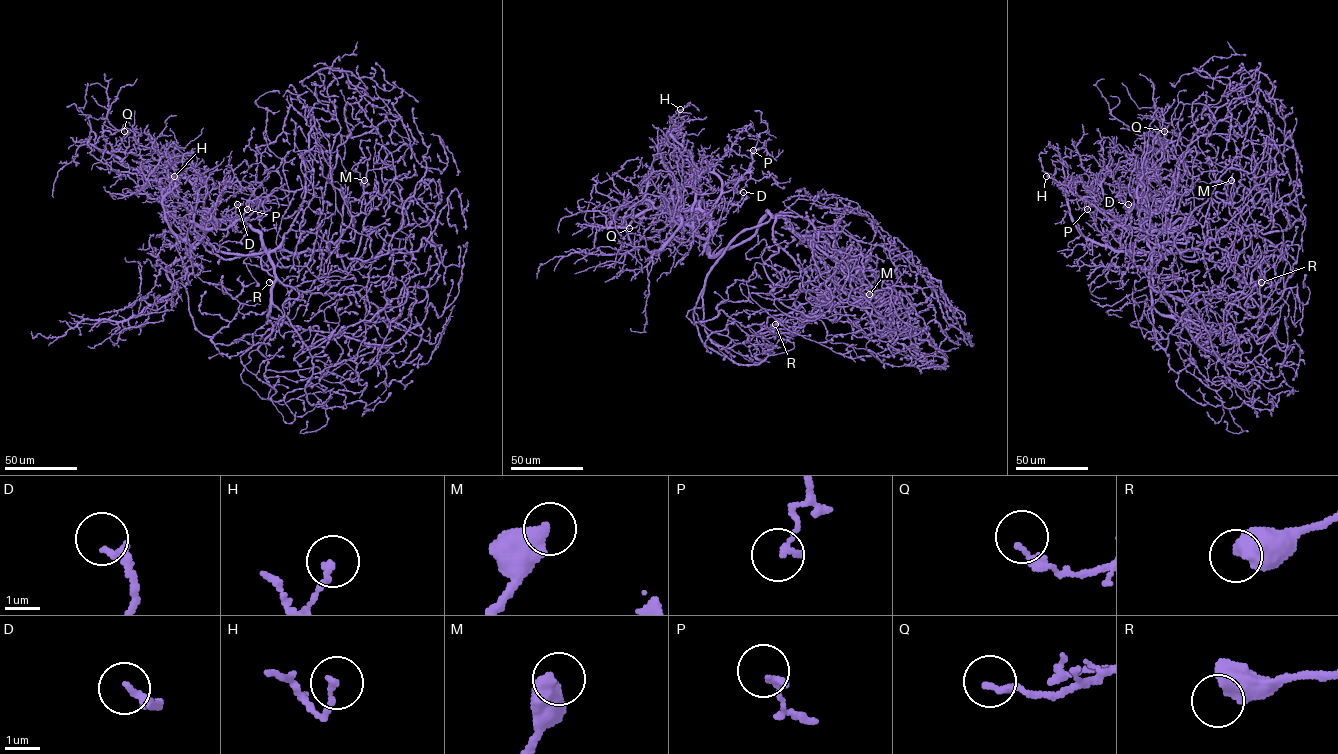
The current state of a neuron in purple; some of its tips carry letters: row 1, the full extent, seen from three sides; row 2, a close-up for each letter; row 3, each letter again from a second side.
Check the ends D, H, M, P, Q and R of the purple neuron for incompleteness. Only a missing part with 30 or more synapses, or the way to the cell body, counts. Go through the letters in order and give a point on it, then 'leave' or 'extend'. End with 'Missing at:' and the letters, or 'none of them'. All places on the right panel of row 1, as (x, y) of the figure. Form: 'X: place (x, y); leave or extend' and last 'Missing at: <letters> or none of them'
D: place (1128, 204); leave
H: place (1046, 176); leave
M: place (1231, 180); leave
P: place (1087, 209); leave
Q: place (1164, 131); leave
R: place (1261, 282); leave
Missing at: none of them

